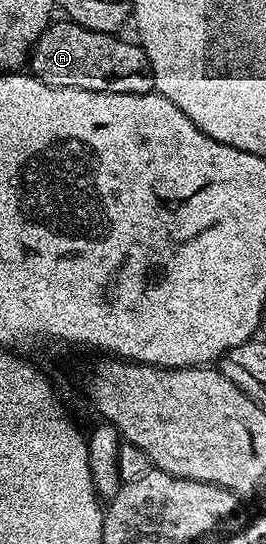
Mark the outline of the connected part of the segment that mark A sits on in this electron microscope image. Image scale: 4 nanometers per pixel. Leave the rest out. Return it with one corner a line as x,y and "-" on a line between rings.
66,18
56,19
37,38
29,57
29,72
50,88
80,88
98,92
145,94
155,87
149,58
138,43
118,40
109,32
94,32

